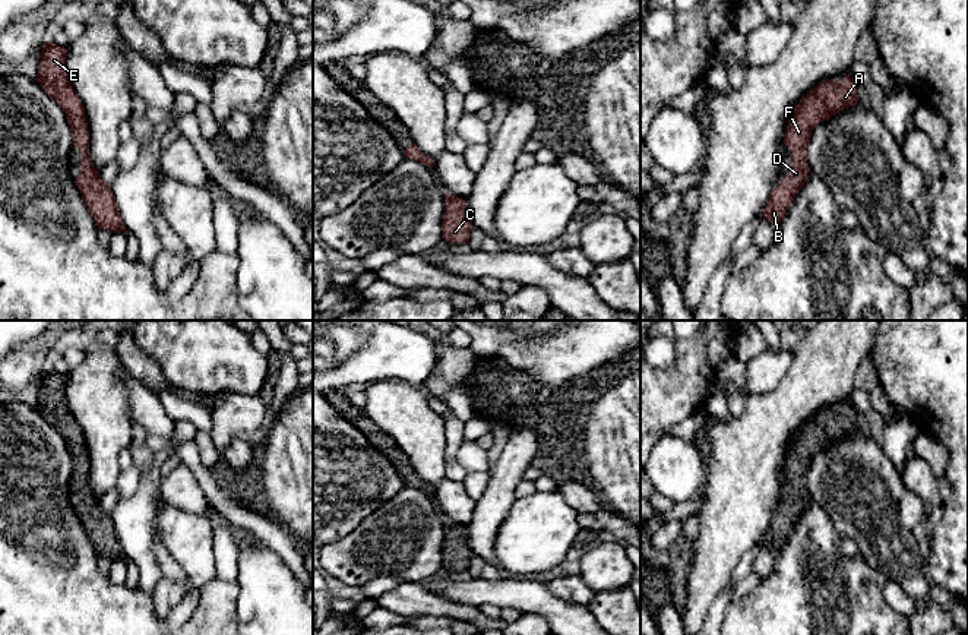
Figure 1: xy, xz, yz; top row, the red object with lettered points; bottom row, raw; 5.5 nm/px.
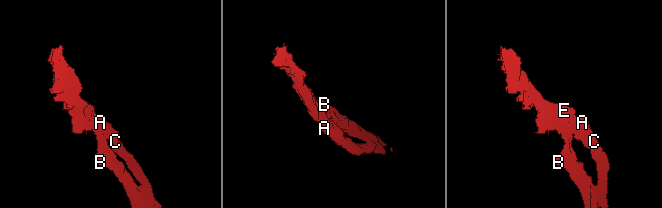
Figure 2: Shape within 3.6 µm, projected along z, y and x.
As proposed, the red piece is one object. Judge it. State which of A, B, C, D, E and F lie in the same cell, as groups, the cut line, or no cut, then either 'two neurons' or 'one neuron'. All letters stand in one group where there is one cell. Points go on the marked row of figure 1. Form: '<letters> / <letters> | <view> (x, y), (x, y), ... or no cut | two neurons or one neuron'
A B C D E F | no cut | one neuron

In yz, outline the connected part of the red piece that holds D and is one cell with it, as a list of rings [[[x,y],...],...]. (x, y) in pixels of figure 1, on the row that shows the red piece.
[[[844,73],[841,82],[828,79],[806,94],[793,108],[784,135],[784,143],[791,149],[790,174],[772,190],[762,211],[765,219],[775,225],[785,217],[791,202],[810,173],[807,145],[812,130],[823,120],[858,102],[854,79]]]

